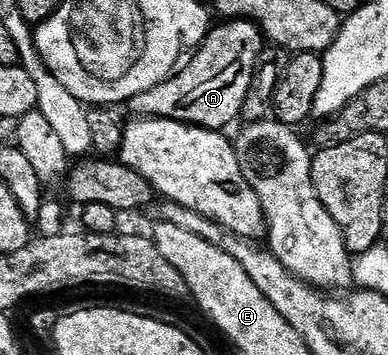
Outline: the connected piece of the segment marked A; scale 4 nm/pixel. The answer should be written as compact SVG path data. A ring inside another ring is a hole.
M227 19L219 24L219 28L218 25L211 27L206 39L189 57L191 60L187 59L169 80L129 100L128 108L134 111L135 117L175 120L181 124L195 124L197 128L226 130L241 114L254 84L258 59L262 56L263 32L253 19Z

